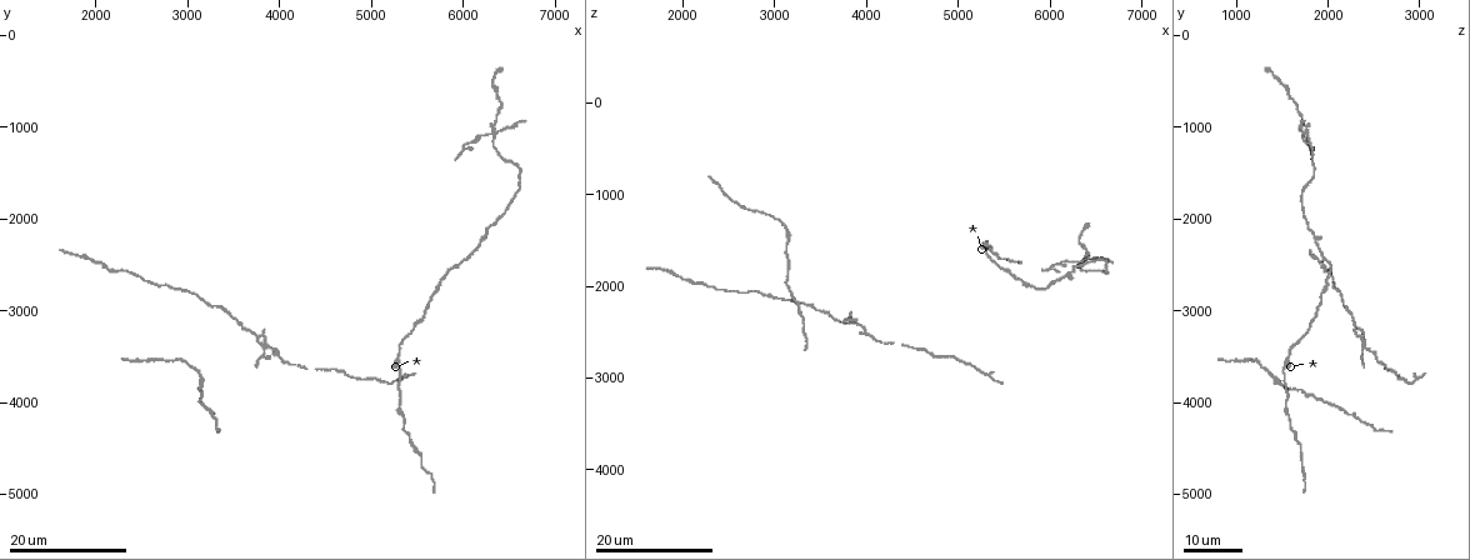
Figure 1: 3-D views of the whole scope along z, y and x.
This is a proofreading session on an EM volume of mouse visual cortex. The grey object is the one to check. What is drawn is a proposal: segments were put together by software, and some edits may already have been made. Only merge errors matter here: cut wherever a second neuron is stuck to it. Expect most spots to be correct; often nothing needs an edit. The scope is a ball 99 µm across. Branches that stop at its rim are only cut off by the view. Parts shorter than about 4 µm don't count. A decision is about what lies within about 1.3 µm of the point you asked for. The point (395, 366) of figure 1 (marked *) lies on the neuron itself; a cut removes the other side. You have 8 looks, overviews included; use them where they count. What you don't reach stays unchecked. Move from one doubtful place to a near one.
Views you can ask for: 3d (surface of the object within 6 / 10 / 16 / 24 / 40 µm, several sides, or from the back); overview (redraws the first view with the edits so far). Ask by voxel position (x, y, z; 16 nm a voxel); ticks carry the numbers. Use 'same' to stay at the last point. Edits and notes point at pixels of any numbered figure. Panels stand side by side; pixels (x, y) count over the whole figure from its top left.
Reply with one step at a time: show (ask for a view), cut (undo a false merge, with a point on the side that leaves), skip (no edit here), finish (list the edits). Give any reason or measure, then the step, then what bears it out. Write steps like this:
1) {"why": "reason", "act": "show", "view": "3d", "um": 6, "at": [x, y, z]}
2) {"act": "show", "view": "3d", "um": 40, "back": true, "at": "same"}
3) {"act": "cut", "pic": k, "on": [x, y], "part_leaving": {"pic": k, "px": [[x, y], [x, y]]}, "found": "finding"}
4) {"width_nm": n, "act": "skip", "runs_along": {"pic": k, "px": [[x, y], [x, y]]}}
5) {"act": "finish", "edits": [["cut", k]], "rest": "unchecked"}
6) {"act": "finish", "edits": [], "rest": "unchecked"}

{"act": "show", "view": "3d", "um": 24, "at": [3250, 4150, 2300]}

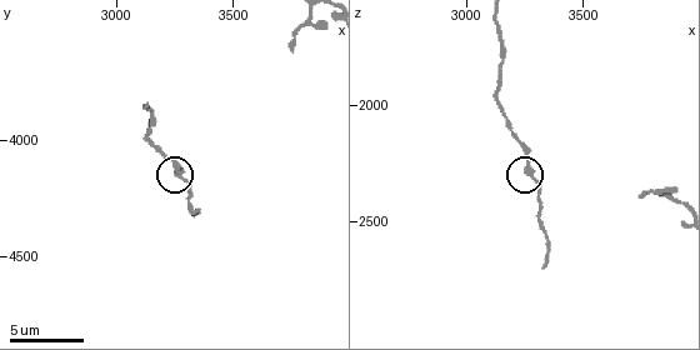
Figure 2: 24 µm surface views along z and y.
{"act": "show", "view": "3d", "um": 10, "at": [3270, 4130, 2280]}

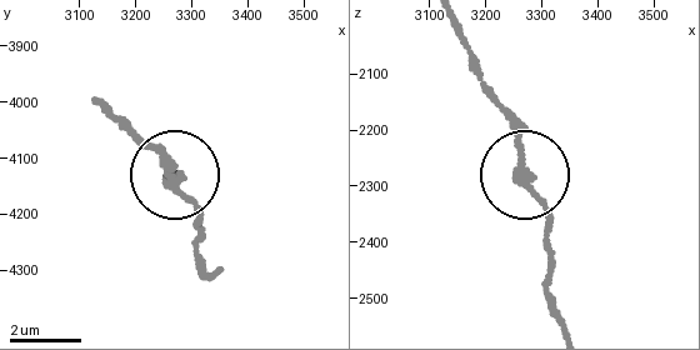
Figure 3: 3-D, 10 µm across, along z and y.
{"side_arm_um": 8, "act": "skip", "found": "all the same neuron"}

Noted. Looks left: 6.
{"why": "thick turns thin", "act": "show", "view": "3d", "um": 16, "at": [5350, 4150, 1600]}

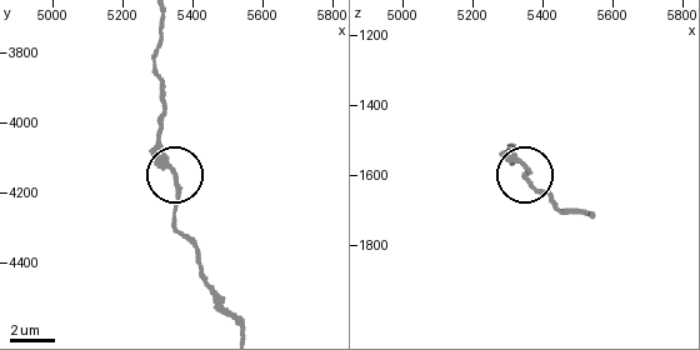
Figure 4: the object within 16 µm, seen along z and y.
{"act": "show", "view": "3d", "um": 10, "at": [5340, 4150, 1580]}

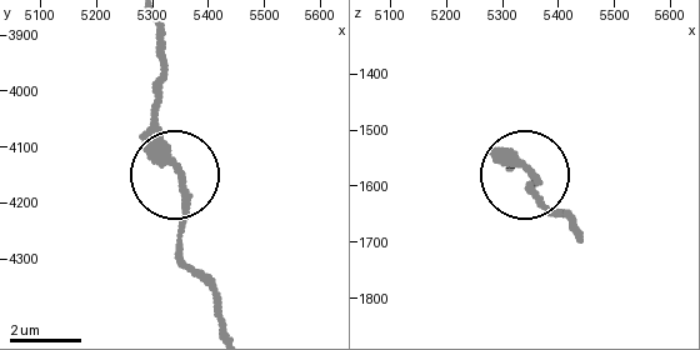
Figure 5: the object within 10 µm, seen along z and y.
{"act": "skip", "runs_along": {"pic": 5, "px": [[154, 23], [164, 40], [154, 148], [181, 193], [181, 261]]}, "found": "continuous, no second neuron"}

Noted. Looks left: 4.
{"why": "three arms meet", "act": "show", "view": "3d", "um": 16, "at": [6200, 2300, 1850]}

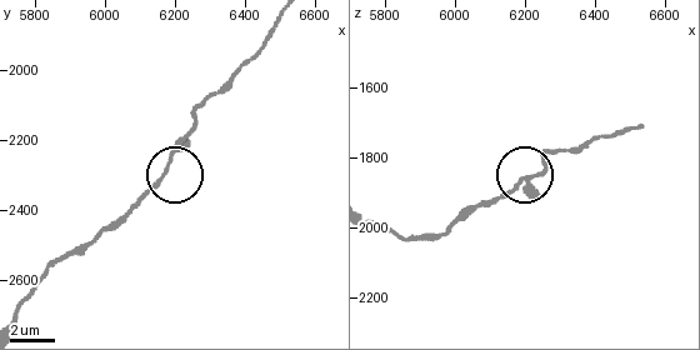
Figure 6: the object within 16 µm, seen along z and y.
{"why": "zoom in", "act": "show", "view": "3d", "um": 6, "at": [6180, 2260, 1870]}

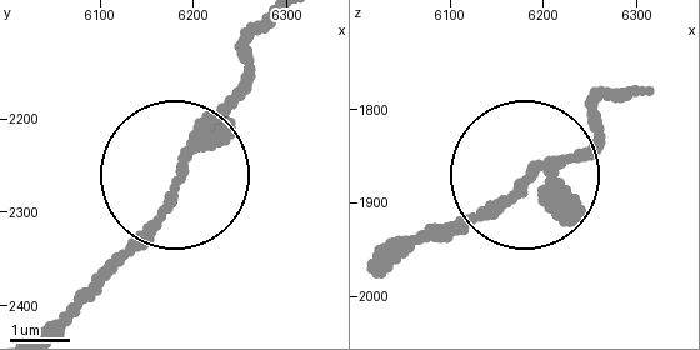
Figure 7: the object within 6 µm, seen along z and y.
{"act": "show", "view": "3d", "um": 6, "back": true, "at": [6180, 2260, 1870]}

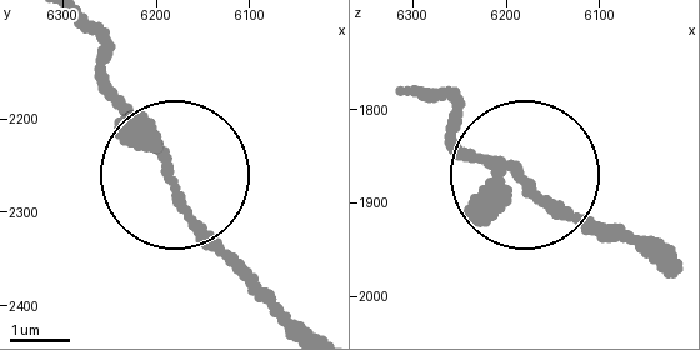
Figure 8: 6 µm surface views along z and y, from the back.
{"act": "skip", "runs_along": {"pic": 8, "px": [[655, 259], [451, 139]]}, "found": "one neuron here"}

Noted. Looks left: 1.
{"act": "finish", "edits": [], "rest": "unchecked"}

